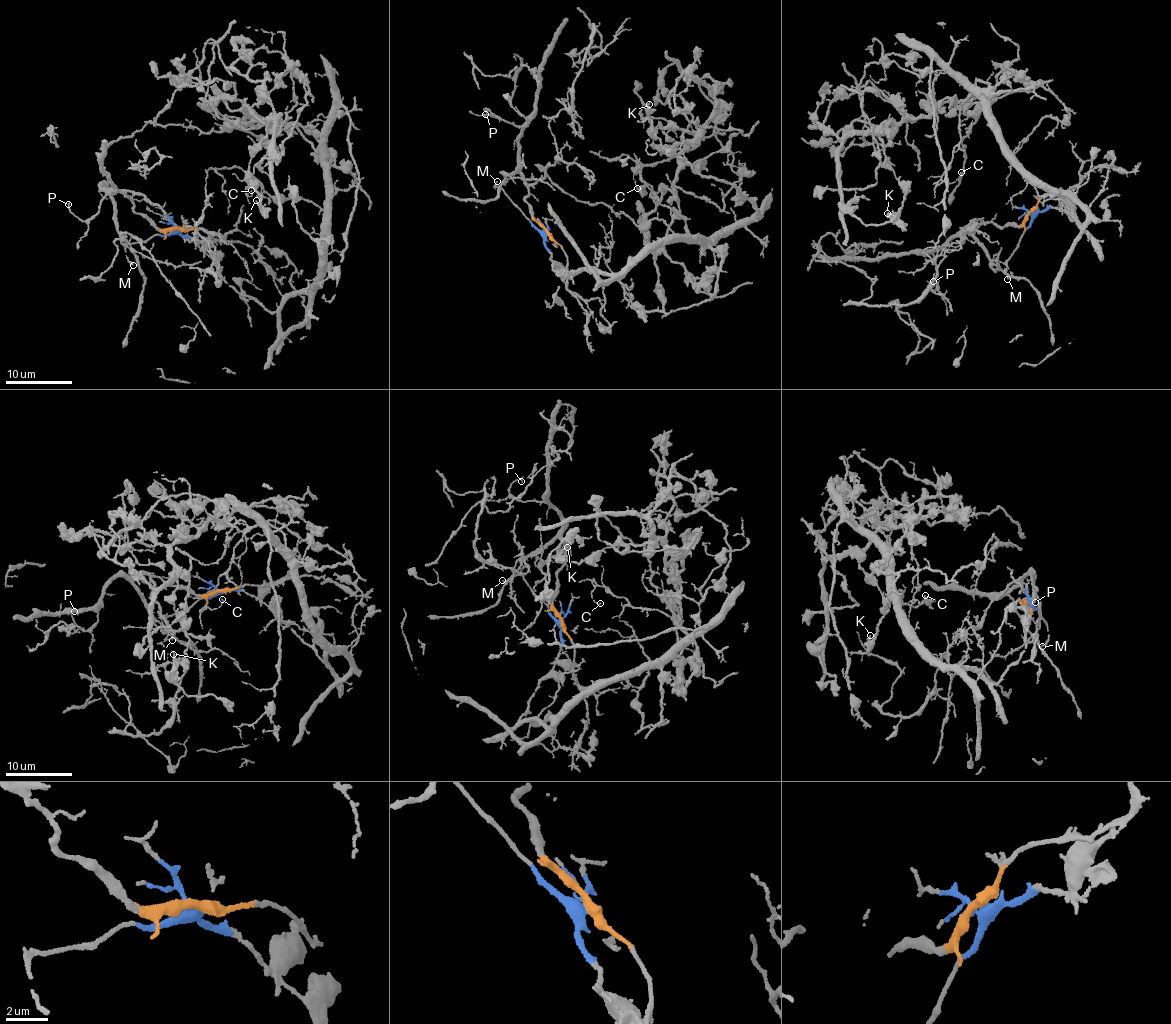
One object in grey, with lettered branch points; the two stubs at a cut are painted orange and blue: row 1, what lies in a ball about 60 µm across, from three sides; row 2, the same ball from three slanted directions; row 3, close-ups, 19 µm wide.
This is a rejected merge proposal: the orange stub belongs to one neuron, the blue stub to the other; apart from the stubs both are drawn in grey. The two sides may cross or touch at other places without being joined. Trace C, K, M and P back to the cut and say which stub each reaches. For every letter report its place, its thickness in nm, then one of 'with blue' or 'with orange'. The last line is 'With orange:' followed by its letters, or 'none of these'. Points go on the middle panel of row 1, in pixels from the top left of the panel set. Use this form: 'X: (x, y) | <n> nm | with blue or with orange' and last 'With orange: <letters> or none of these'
C: (637, 188) | 100 nm | with blue
K: (649, 104) | 120 nm | with blue
M: (497, 181) | 140 nm | with blue
P: (485, 114) | 170 nm | with orange
With orange: P

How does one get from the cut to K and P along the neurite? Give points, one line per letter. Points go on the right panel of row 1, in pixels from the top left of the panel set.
K: (1032, 211), (1084, 229), (976, 81), (980, 112), (985, 95), (943, 98), (882, 136), (904, 199), (888, 213)
P: (1030, 211), (1020, 224), (984, 222), (956, 233), (934, 253), (938, 279), (933, 291), (934, 281)

